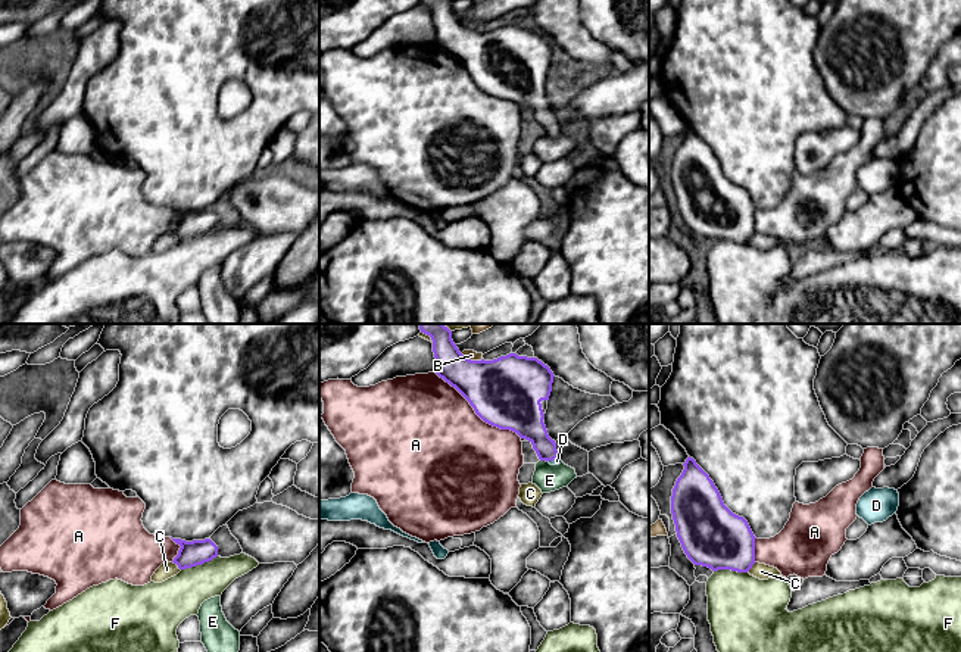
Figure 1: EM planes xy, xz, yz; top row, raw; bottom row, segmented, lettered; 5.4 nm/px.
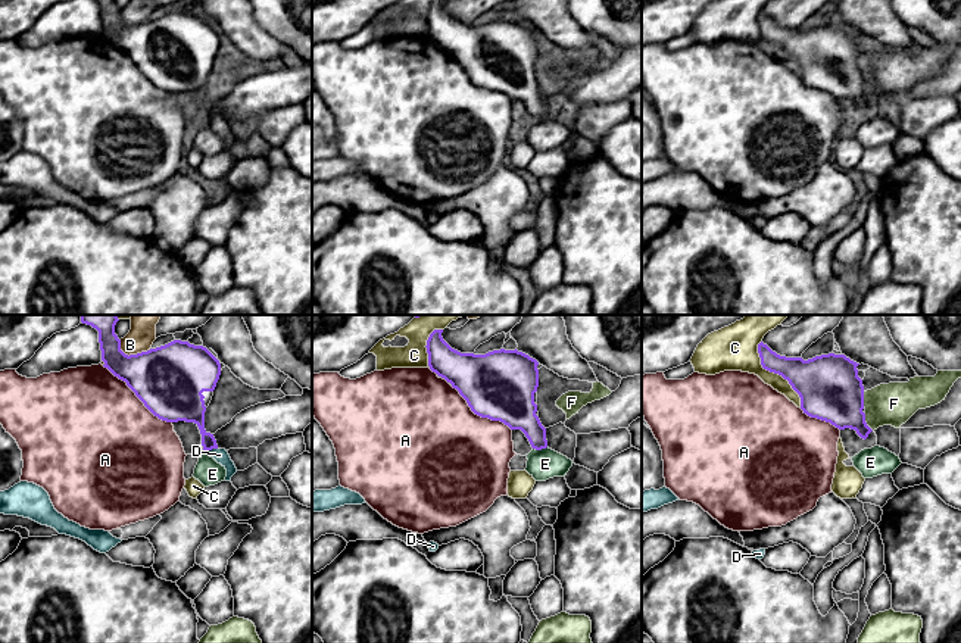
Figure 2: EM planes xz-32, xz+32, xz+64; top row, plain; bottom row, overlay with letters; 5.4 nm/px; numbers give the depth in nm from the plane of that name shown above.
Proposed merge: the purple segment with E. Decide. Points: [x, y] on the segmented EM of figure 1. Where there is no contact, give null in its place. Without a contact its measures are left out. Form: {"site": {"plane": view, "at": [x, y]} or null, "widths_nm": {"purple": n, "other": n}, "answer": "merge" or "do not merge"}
{"site": {"plane": "xz", "at": [543, 459]}, "widths_nm": {"purple": 190, "other": 150}, "answer": "do not merge"}

